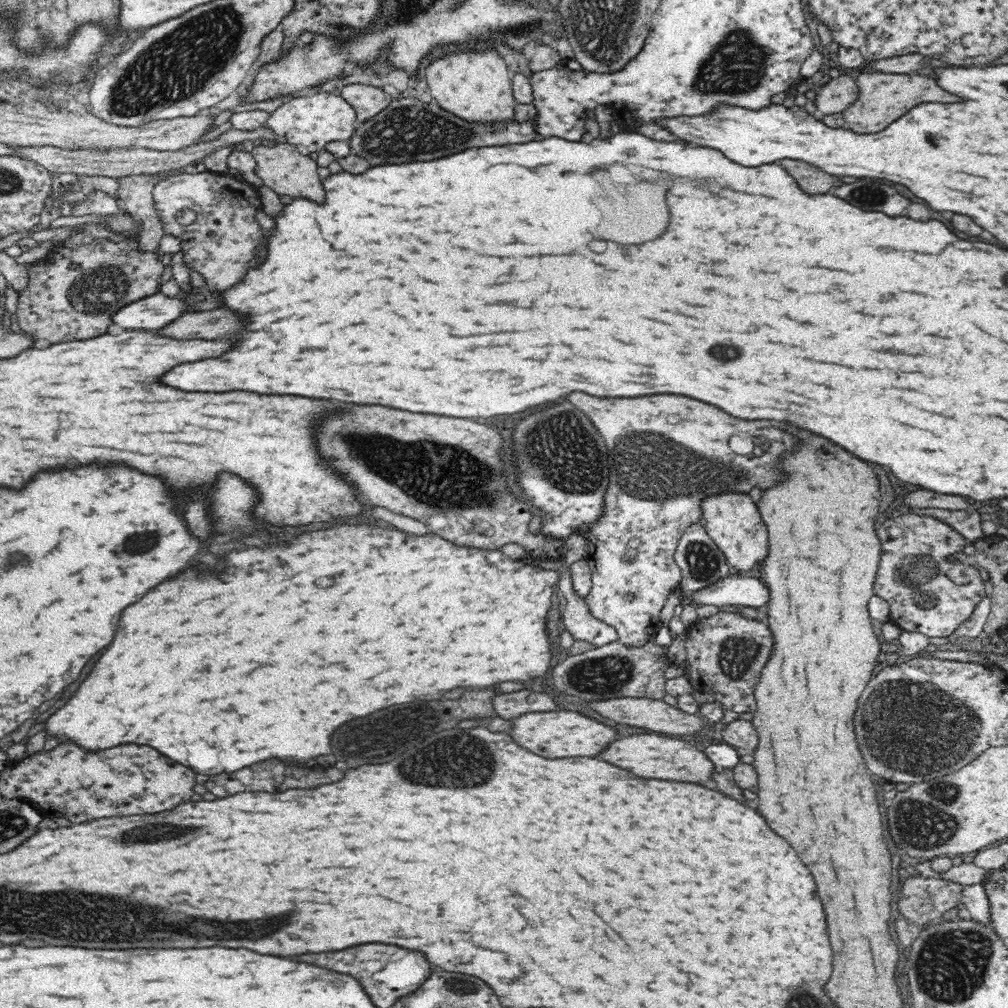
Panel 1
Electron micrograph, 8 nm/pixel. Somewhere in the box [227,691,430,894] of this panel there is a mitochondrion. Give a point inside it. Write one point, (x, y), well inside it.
(380, 738)

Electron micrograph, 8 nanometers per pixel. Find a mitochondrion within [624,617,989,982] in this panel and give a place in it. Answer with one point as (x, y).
(909, 726)

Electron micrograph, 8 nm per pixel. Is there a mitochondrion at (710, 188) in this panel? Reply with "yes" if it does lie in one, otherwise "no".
yes

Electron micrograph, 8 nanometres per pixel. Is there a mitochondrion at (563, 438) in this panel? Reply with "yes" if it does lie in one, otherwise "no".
yes

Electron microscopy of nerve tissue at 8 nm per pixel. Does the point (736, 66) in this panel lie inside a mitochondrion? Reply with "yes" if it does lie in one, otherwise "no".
yes

